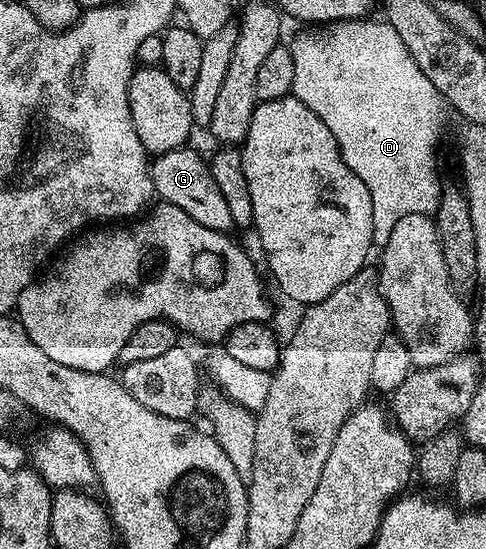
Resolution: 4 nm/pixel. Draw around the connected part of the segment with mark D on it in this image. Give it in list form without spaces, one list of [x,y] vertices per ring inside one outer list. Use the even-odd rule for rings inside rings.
[[[353,20],[337,22],[325,34],[300,34],[290,49],[294,56],[294,88],[291,97],[297,98],[334,135],[342,160],[370,188],[374,208],[373,243],[382,248],[394,232],[394,224],[402,216],[431,215],[440,203],[442,181],[436,171],[436,149],[440,146],[440,133],[444,130],[444,98],[430,84],[426,72],[414,64],[414,56],[402,44],[402,36],[394,32],[387,20]]]

